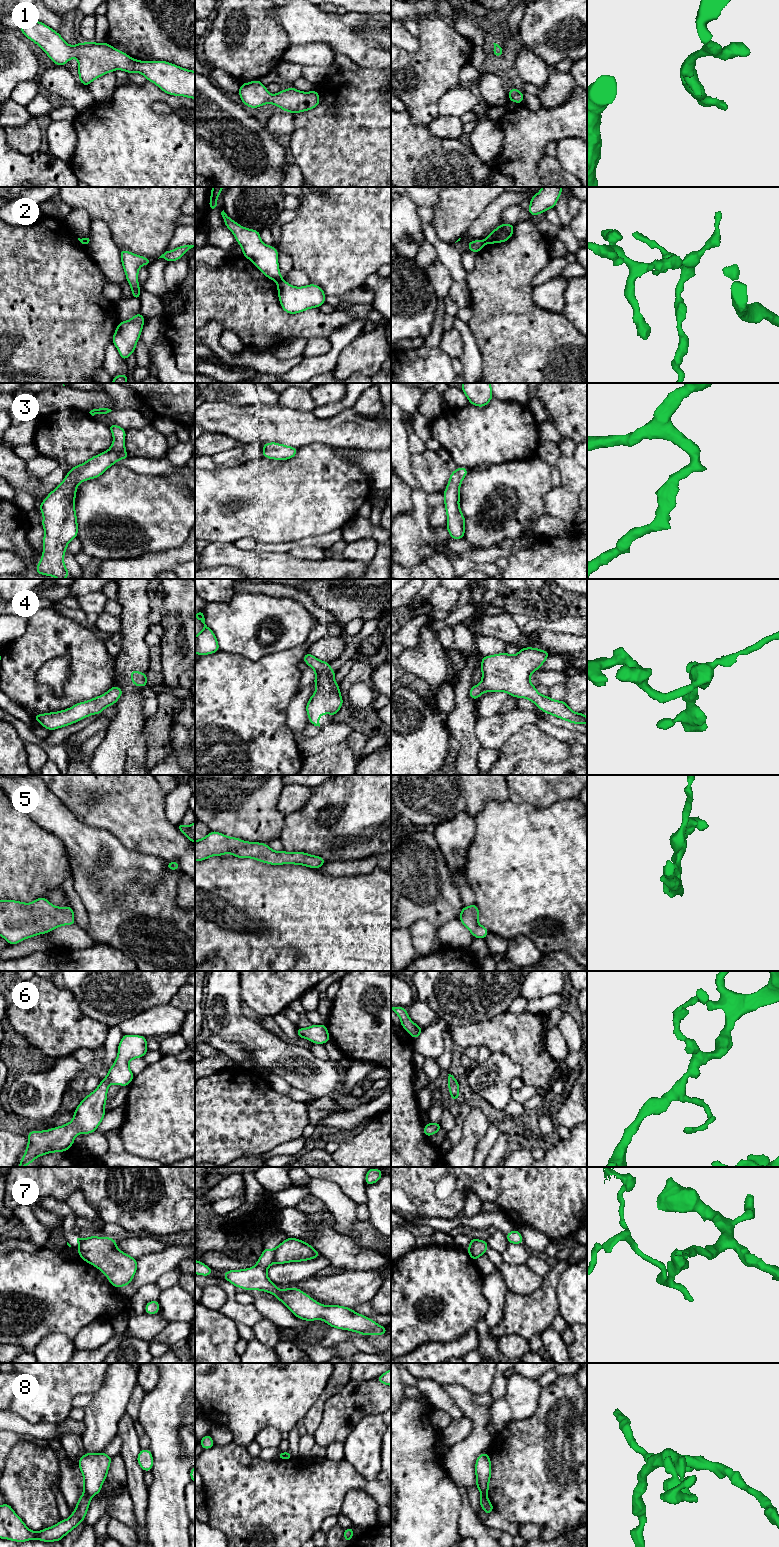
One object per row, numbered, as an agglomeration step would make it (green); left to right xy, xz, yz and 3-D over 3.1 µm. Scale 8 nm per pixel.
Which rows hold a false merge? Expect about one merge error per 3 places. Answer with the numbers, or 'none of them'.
2, 7, 8

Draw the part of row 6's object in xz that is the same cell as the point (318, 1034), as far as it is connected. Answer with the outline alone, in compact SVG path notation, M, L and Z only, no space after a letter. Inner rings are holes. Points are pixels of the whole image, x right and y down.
M324 1024L321 1025L311 1025L308 1028L298 1028L297 1027L298 1038L306 1038L313 1042L314 1044L324 1044L330 1041L330 1035L328 1033L327 1027Z

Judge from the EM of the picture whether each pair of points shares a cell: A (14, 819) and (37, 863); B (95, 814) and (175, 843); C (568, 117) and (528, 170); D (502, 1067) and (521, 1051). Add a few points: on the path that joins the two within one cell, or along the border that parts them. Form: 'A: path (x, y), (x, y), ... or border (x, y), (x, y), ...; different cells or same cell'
A: path (14, 830), (14, 840), (26, 852); same cell
B: path (115, 814), (131, 814), (148, 831), (155, 835); same cell
C: path (554, 127), (528, 153), (528, 156); same cell
D: border (491, 1052), (507, 1054), (520, 1066), (521, 1076); different cells

